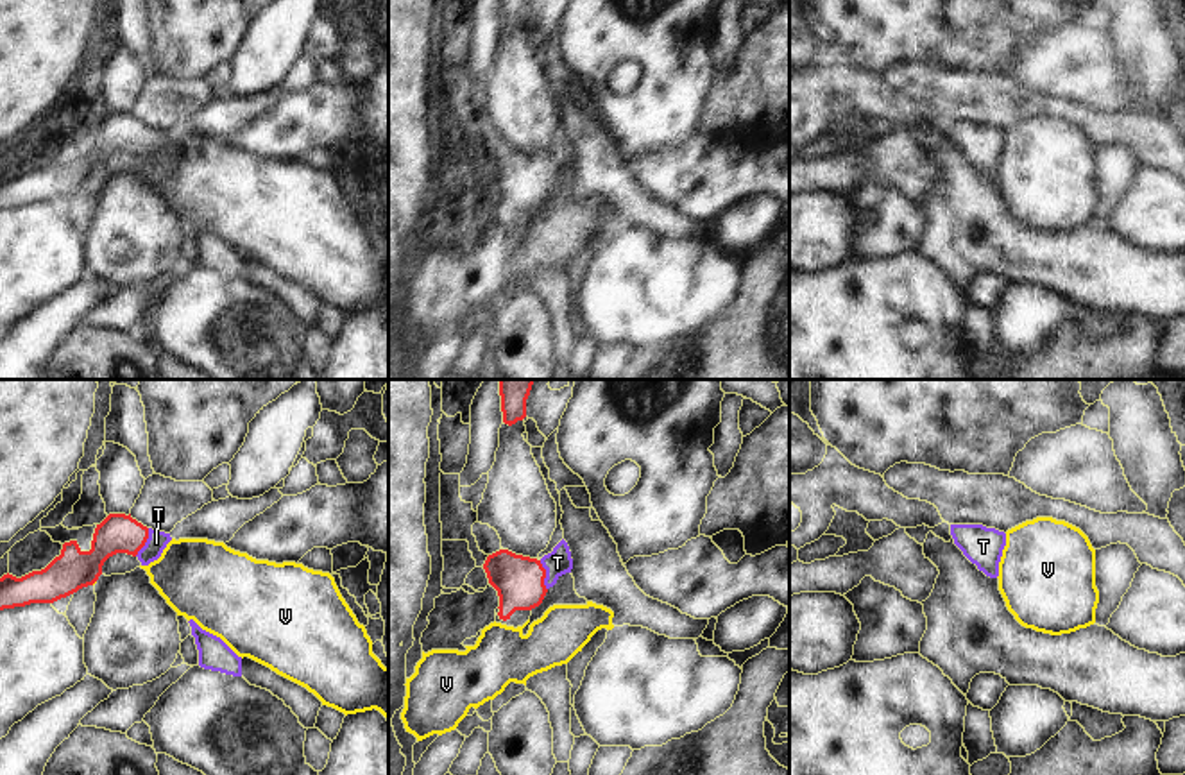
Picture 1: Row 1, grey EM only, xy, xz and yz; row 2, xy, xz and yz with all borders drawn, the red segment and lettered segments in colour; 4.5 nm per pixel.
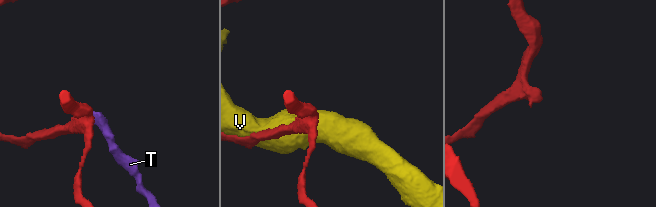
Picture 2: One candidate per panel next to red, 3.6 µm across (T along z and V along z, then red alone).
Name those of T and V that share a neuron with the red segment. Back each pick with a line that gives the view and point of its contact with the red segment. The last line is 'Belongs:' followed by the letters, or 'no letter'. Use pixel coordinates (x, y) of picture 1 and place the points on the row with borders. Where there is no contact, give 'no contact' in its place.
T: xz (545, 575)
Belongs: T

